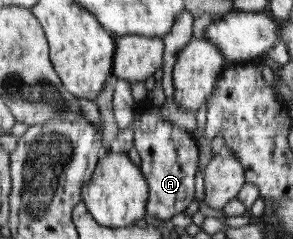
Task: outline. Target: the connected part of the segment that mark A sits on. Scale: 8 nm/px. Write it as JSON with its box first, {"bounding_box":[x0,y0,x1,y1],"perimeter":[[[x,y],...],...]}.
{"bounding_box":[131,98,199,221],"perimeter":[[[149,98],[147,102],[137,102],[131,126],[134,131],[135,150],[142,161],[139,168],[150,186],[147,213],[164,221],[179,212],[185,212],[185,208],[193,202],[199,152],[195,140],[185,132],[185,129],[177,130],[175,125],[167,124],[160,107],[153,104]]]}

